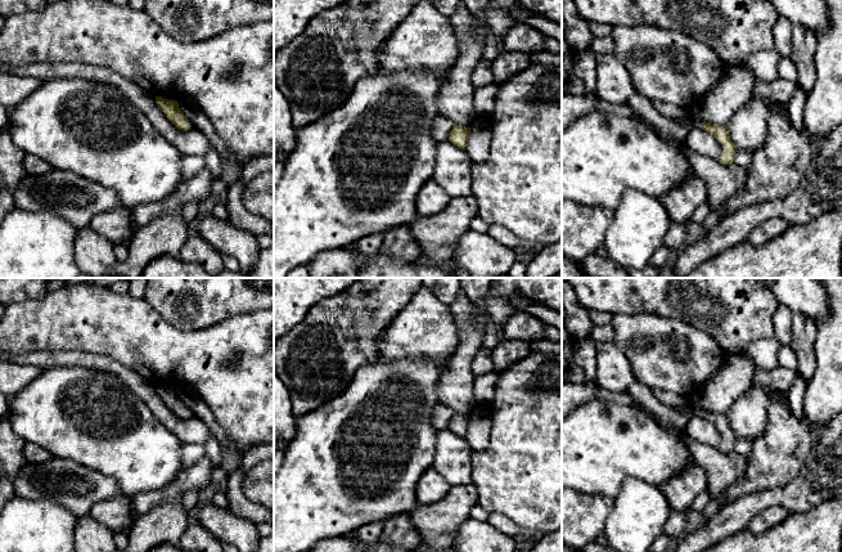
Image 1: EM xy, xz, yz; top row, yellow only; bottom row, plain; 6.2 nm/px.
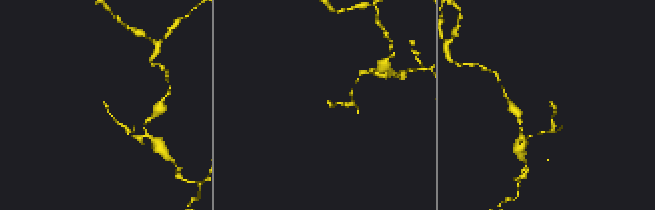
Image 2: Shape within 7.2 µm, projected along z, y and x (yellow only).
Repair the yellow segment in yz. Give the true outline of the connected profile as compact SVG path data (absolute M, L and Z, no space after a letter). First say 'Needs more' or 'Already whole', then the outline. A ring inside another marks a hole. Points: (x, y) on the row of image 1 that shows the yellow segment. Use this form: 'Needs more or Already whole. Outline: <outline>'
Needs more. Outline: M635 93L630 98L627 106L631 107L638 116L648 121L658 133L679 142L685 140L693 129L702 129L710 133L724 147L719 161L722 165L731 165L734 162L737 149L734 143L730 140L726 125L702 121L695 112L692 112L686 120L674 121L659 113L654 108L652 99L639 93Z

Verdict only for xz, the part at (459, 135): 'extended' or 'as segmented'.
extended

